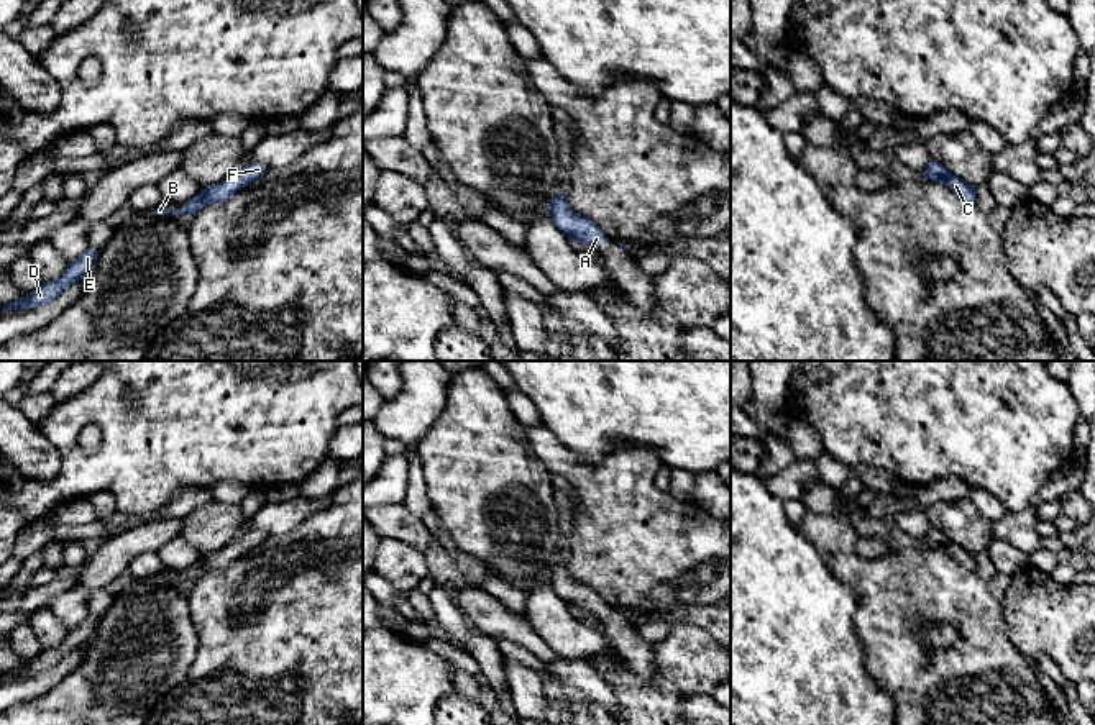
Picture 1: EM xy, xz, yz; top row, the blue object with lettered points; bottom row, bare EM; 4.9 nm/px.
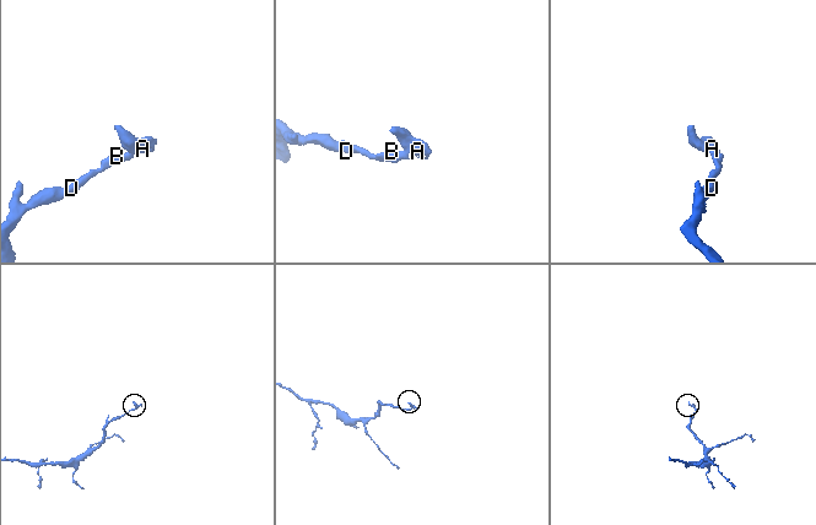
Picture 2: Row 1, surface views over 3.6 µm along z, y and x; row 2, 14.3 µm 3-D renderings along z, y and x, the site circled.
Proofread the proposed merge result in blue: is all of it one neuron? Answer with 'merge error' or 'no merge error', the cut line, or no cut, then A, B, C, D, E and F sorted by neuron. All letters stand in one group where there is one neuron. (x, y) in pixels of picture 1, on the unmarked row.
merge error | xy (201, 558), (207, 569) | A C F / B D E

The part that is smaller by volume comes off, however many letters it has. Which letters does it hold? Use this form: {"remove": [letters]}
{"remove": ["A", "C", "F"]}

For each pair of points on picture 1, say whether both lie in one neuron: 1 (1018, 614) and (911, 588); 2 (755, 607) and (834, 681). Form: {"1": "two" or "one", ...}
{"1": "two", "2": "one"}

